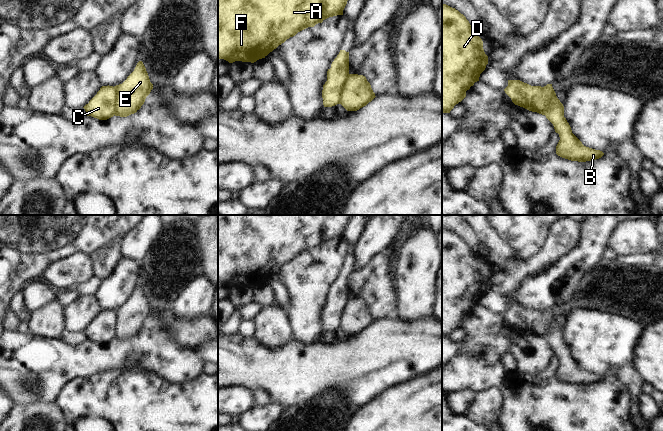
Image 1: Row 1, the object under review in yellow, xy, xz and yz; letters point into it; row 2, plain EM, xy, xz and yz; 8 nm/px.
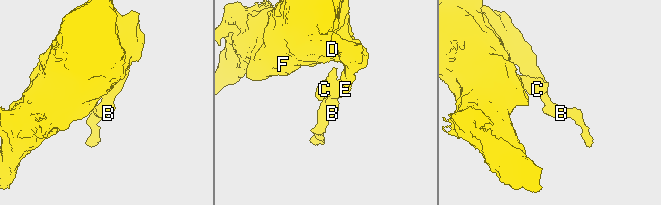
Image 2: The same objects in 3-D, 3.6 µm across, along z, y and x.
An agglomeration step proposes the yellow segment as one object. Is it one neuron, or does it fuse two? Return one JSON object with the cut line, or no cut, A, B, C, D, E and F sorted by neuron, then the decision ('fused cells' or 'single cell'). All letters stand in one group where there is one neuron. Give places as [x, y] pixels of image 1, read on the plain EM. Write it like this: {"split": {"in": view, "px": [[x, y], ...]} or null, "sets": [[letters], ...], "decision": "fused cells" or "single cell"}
{"split": {"in": "xz", "px": [[350, 298], [337, 320], [331, 322], [324, 329]]}, "sets": [["A", "B", "D", "E", "F"], ["C"]], "decision": "fused cells"}

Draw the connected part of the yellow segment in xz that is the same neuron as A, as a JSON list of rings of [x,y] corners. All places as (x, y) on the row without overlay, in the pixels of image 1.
[[[218,215],[218,283],[224,283],[229,287],[235,285],[254,287],[265,282],[270,276],[284,267],[298,256],[314,251],[325,243],[337,239],[343,239],[343,234],[353,215]]]

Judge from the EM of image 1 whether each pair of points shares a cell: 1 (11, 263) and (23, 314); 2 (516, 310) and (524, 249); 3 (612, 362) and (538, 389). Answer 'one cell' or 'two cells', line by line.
1: two cells
2: two cells
3: two cells

